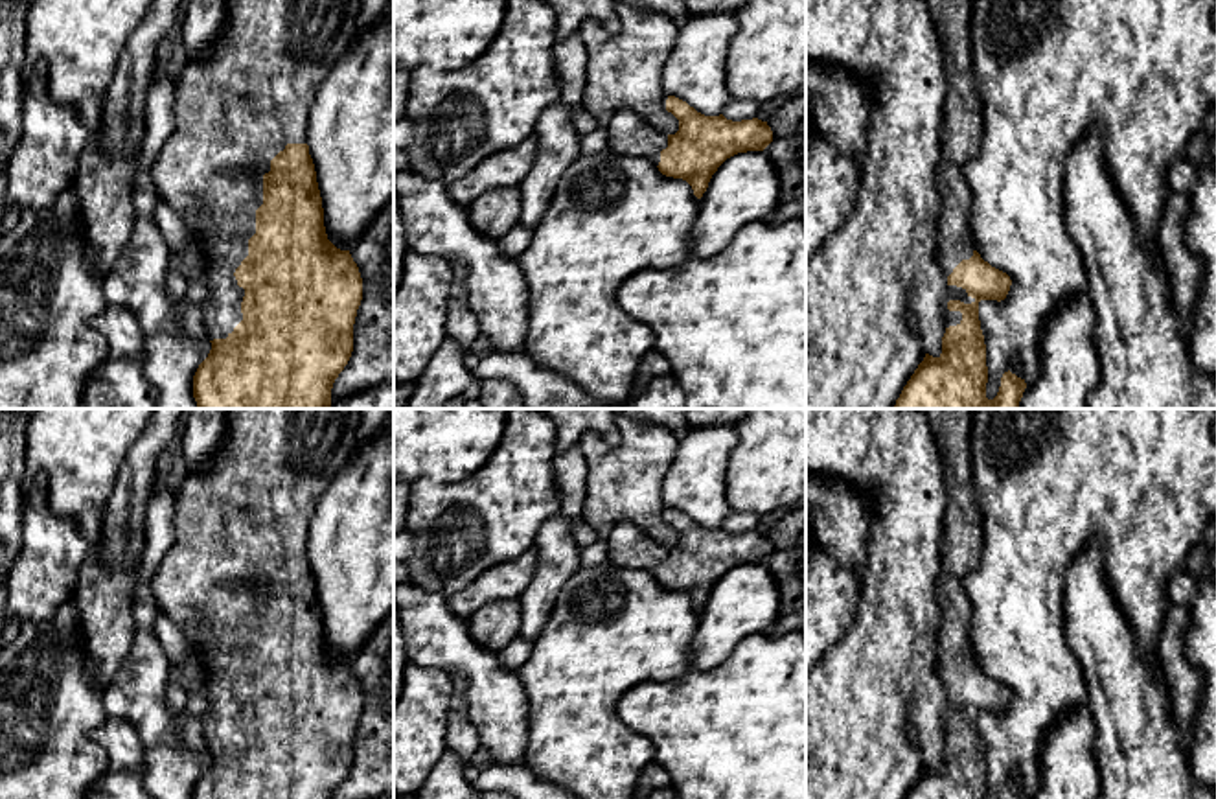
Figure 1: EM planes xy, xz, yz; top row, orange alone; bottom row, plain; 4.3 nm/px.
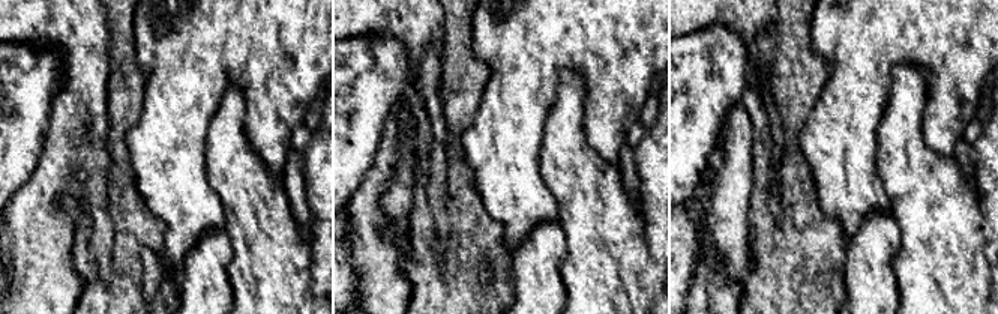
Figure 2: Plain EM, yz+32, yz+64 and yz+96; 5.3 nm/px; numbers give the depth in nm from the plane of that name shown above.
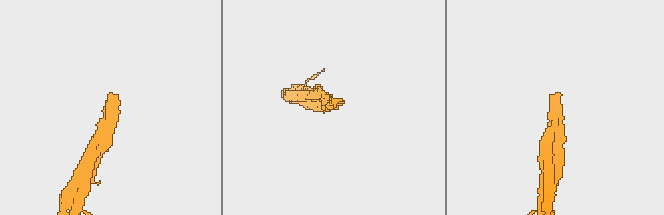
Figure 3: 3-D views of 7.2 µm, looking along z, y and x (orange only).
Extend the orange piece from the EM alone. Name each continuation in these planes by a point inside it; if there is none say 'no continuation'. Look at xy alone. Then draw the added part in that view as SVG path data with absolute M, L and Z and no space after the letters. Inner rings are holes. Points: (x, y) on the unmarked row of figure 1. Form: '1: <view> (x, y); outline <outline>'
1: xy (234, 521); outline M224 409L226 411L226 436L213 458L201 471L186 471L182 482L173 492L173 545L160 562L149 587L164 615L175 624L191 633L204 630L210 637L208 644L199 644L197 654L206 663L208 687L206 709L201 716L202 735L210 753L226 751L234 740L243 733L241 714L245 701L237 698L235 681L248 668L248 652L256 646L256 622L263 617L263 587L270 584L270 573L285 562L287 556L307 556L309 525L316 510L316 503L335 479L338 469L348 462L355 449L355 434L361 422L361 409Z

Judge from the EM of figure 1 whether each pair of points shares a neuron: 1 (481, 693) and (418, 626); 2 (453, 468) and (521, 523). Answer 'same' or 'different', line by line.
1: same
2: different

